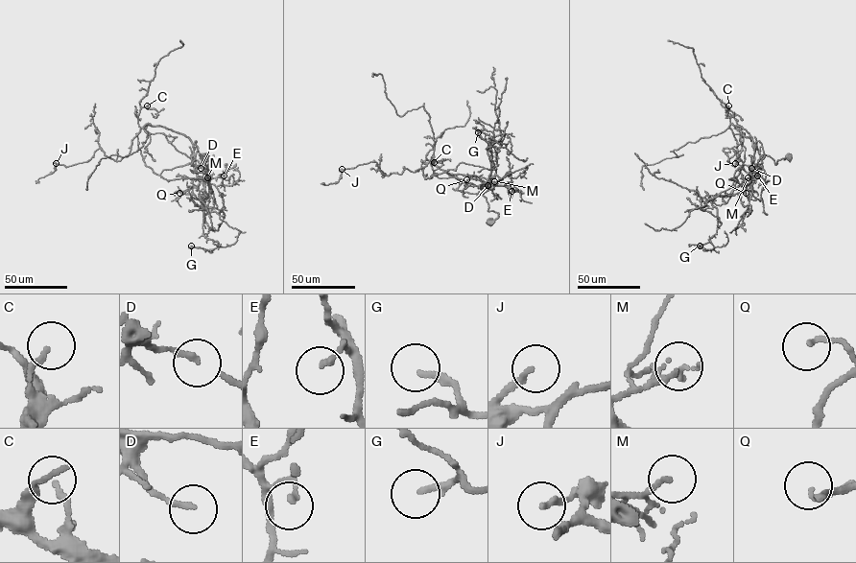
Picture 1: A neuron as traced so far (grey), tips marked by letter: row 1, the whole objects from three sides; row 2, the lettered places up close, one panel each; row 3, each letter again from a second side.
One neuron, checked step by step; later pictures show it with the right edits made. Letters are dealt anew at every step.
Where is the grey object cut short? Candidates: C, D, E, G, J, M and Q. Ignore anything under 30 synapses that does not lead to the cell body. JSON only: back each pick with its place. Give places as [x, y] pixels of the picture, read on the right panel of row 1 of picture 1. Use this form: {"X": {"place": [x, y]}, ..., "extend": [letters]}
{"extend": []}

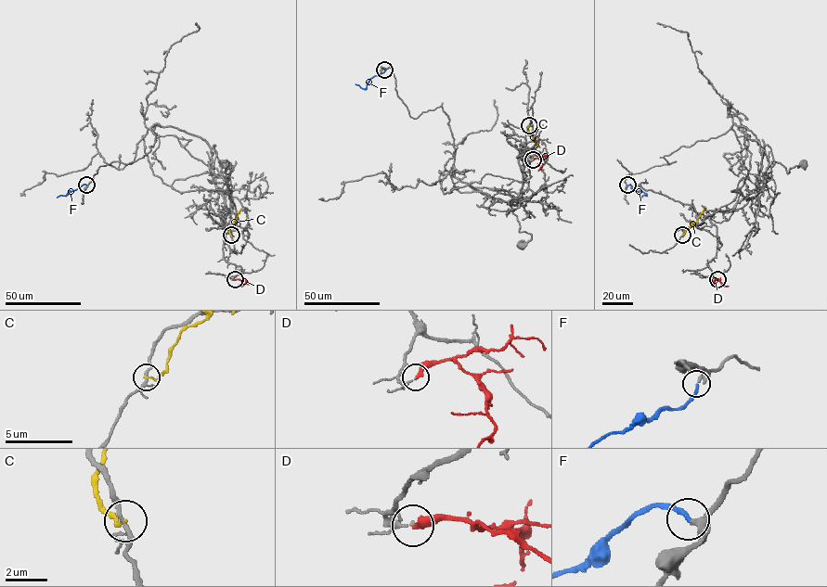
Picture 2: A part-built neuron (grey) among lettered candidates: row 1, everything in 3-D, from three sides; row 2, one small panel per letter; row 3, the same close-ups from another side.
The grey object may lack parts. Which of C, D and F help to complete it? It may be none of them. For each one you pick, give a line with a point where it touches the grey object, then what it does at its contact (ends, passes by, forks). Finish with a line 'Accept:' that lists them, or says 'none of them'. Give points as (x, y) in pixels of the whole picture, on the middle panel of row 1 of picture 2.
F: meets grey at (384, 70); it ends there
Accept: F

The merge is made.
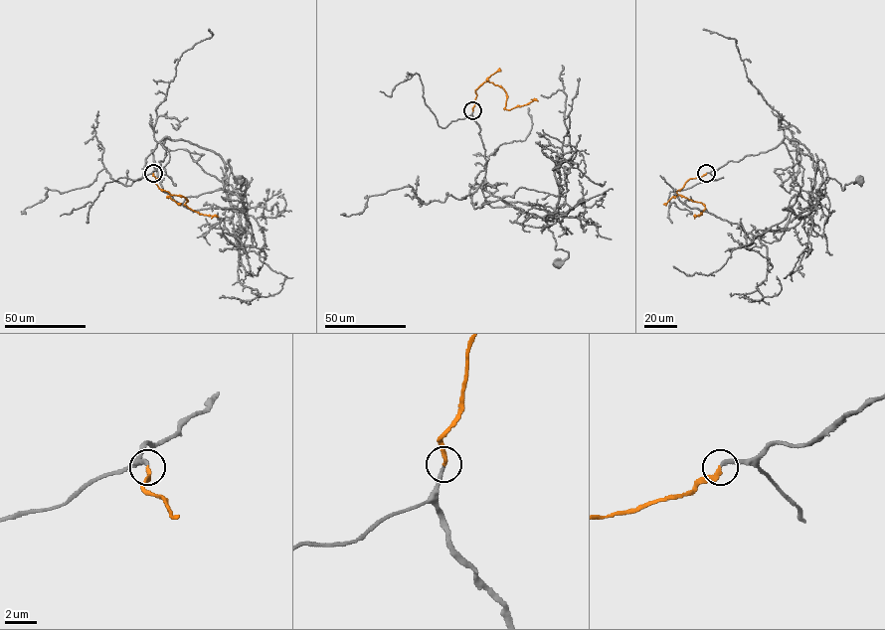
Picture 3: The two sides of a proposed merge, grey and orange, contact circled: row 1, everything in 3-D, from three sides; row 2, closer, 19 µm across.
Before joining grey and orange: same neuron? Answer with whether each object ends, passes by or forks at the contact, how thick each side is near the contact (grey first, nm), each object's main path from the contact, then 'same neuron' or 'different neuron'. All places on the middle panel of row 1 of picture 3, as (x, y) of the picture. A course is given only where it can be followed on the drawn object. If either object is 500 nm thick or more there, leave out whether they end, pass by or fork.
grey ends; orange ends; calibres 240 and 240 nm; course grey (473, 110), (485, 150), (479, 186), (517, 209), (549, 218), (556, 249), (568, 253), (559, 264); course orange (473, 110), (475, 90), (486, 81), (504, 89), (508, 109), (538, 100); same neuron

